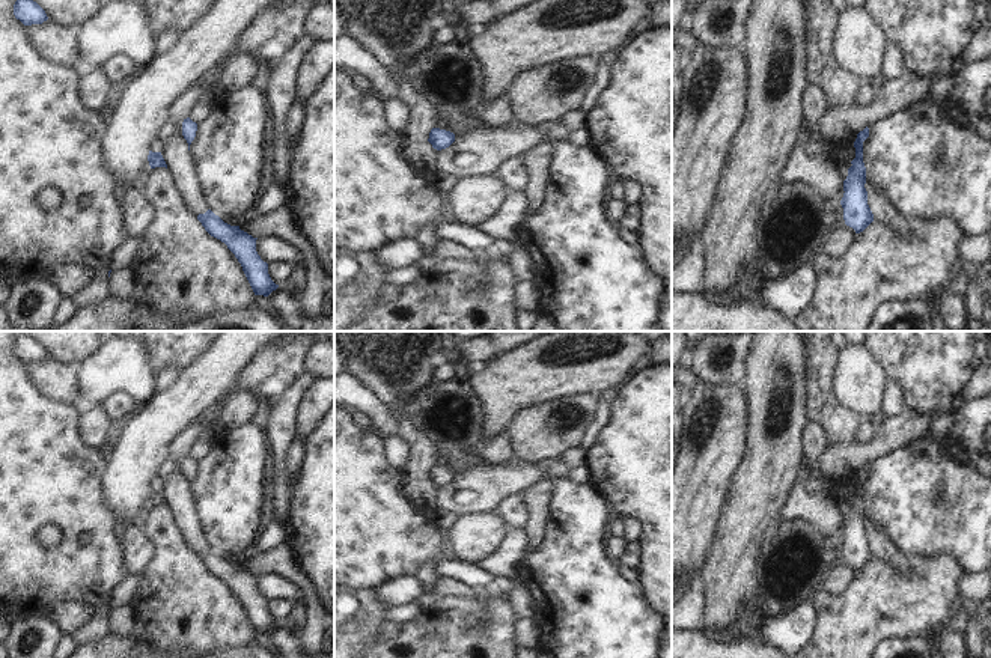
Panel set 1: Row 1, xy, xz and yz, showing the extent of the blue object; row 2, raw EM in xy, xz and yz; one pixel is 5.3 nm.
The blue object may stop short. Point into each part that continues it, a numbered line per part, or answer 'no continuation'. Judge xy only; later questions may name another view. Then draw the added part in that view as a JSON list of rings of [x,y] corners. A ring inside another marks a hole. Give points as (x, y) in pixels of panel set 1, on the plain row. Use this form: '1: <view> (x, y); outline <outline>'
1: xy (181, 444); outline [[[193,422],[184,428],[170,443],[169,459],[181,462],[191,450],[194,441],[200,437],[212,437],[218,431],[215,423]]]

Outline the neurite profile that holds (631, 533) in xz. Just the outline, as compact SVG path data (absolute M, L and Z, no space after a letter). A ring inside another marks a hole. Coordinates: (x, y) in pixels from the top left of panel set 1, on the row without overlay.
M625 518L624 525L625 525L625 530L624 530L622 539L627 544L637 542L639 538L640 538L640 525L639 525L639 522L636 519L633 519L633 518Z

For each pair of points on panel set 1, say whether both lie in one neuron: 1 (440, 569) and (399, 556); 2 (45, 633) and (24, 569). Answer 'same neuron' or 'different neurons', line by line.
1: different neurons
2: different neurons

